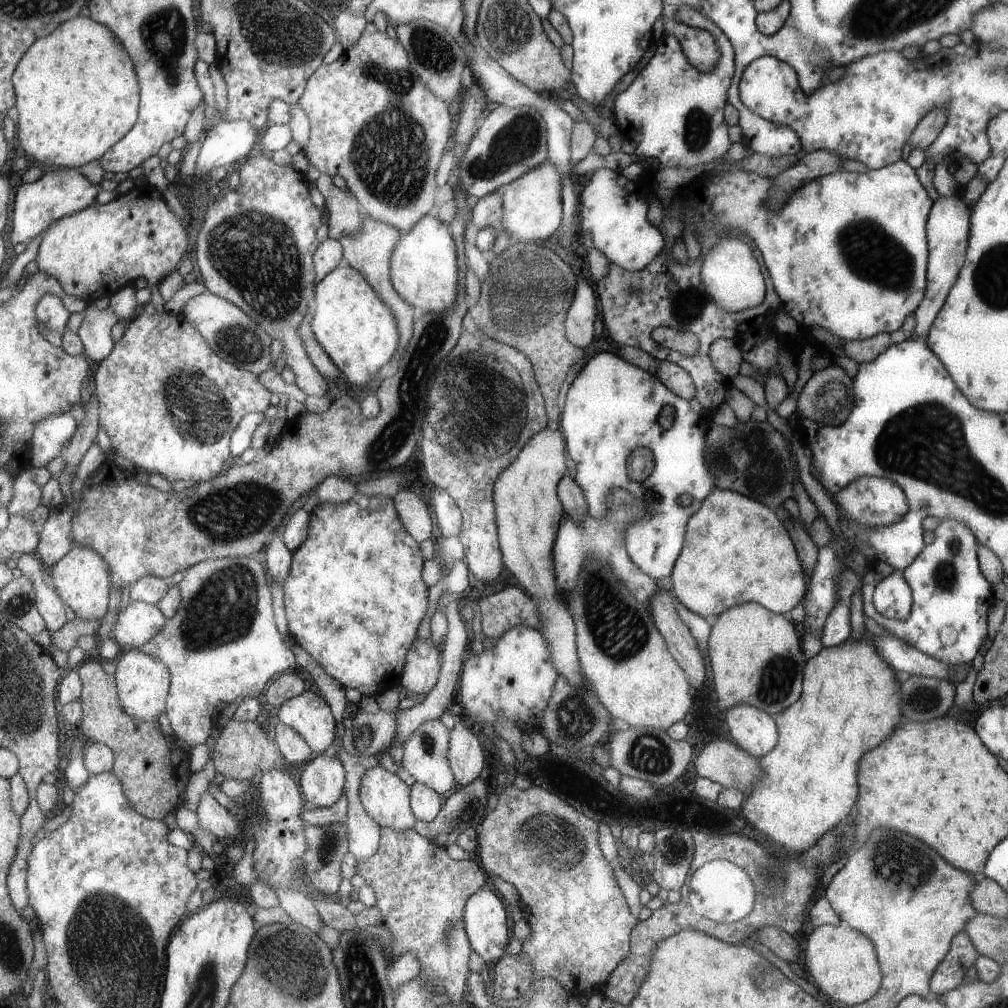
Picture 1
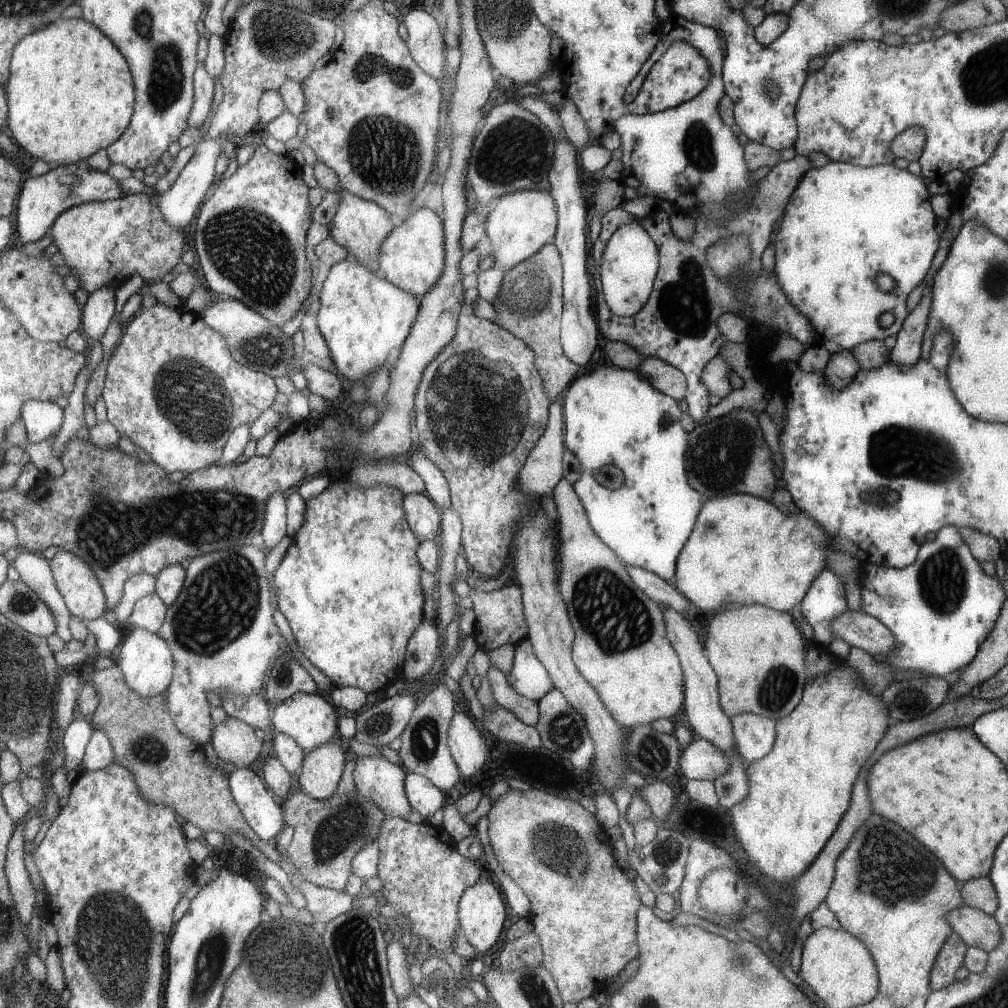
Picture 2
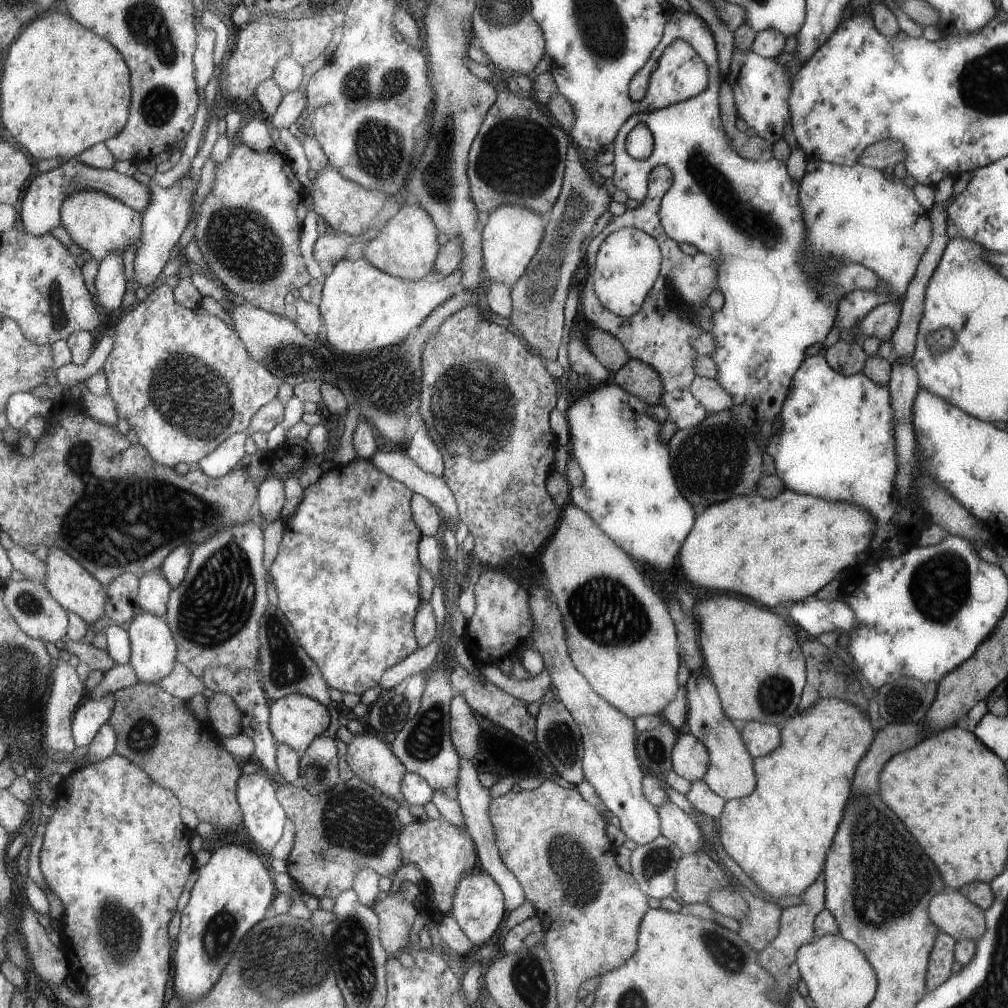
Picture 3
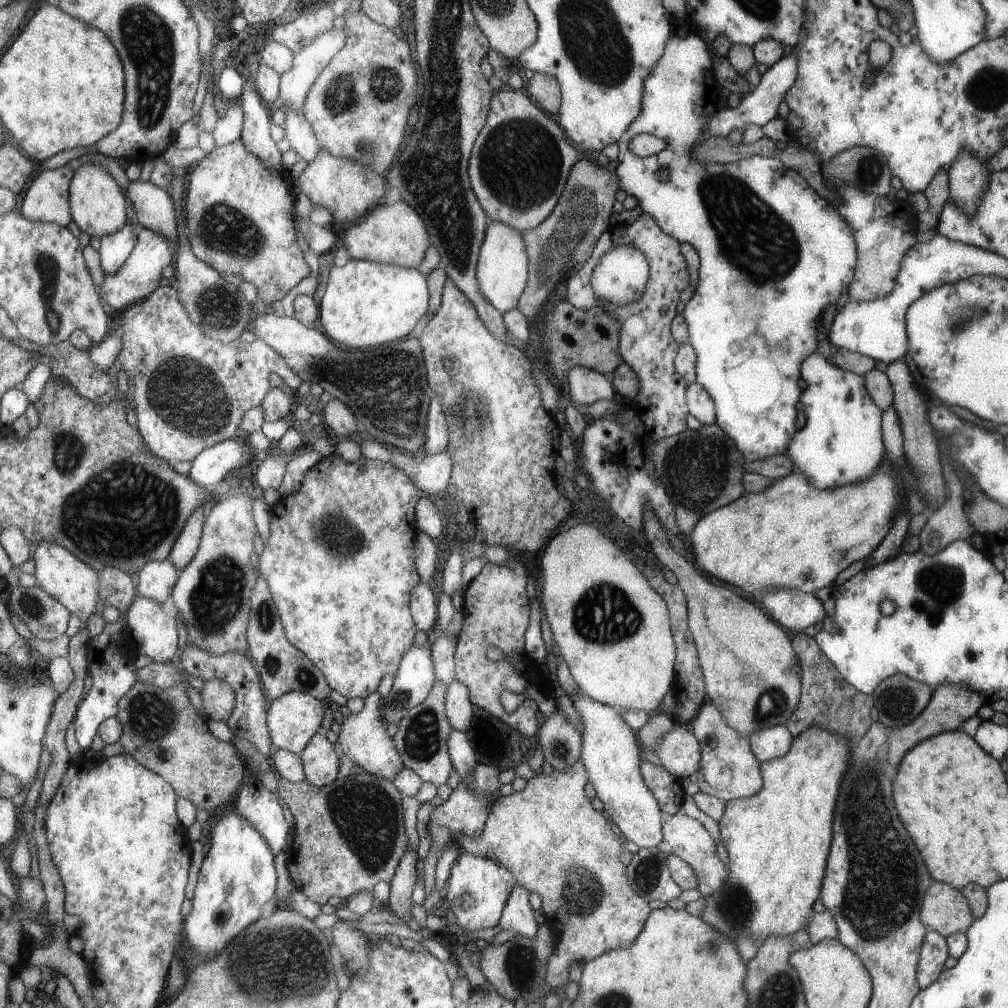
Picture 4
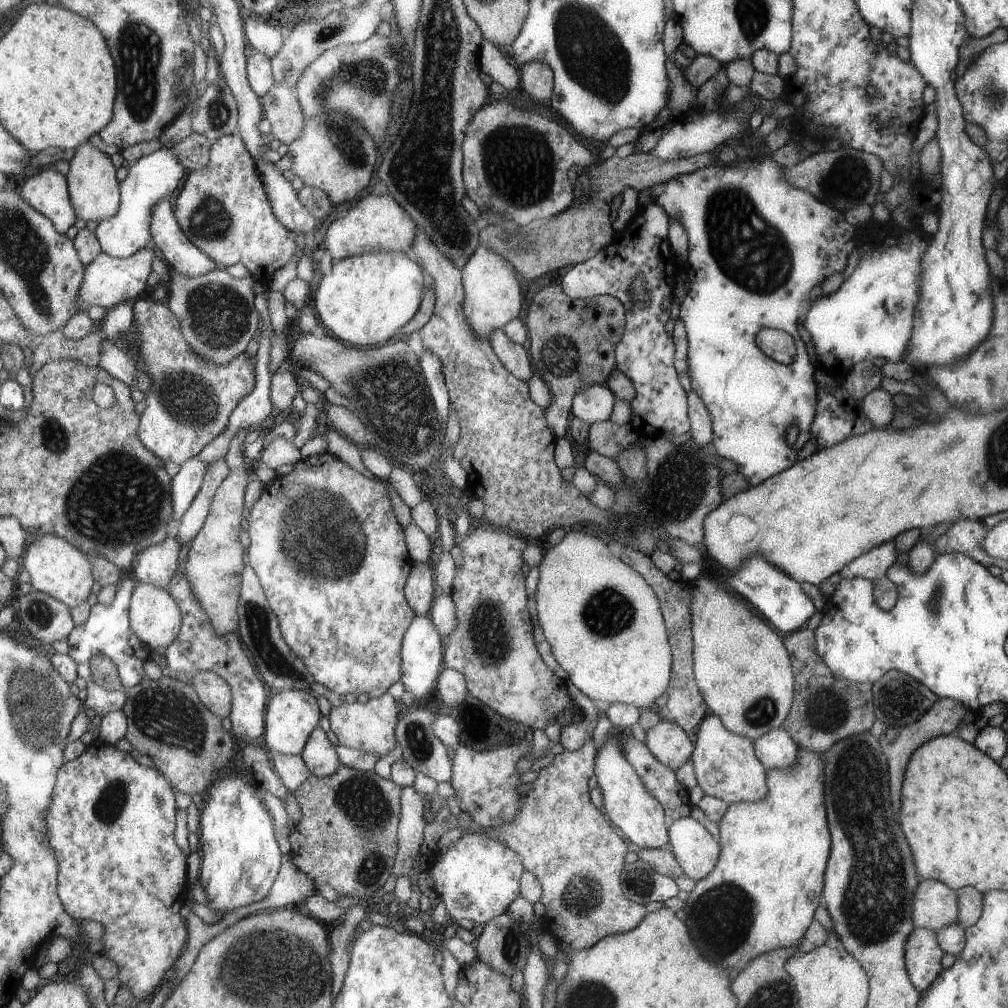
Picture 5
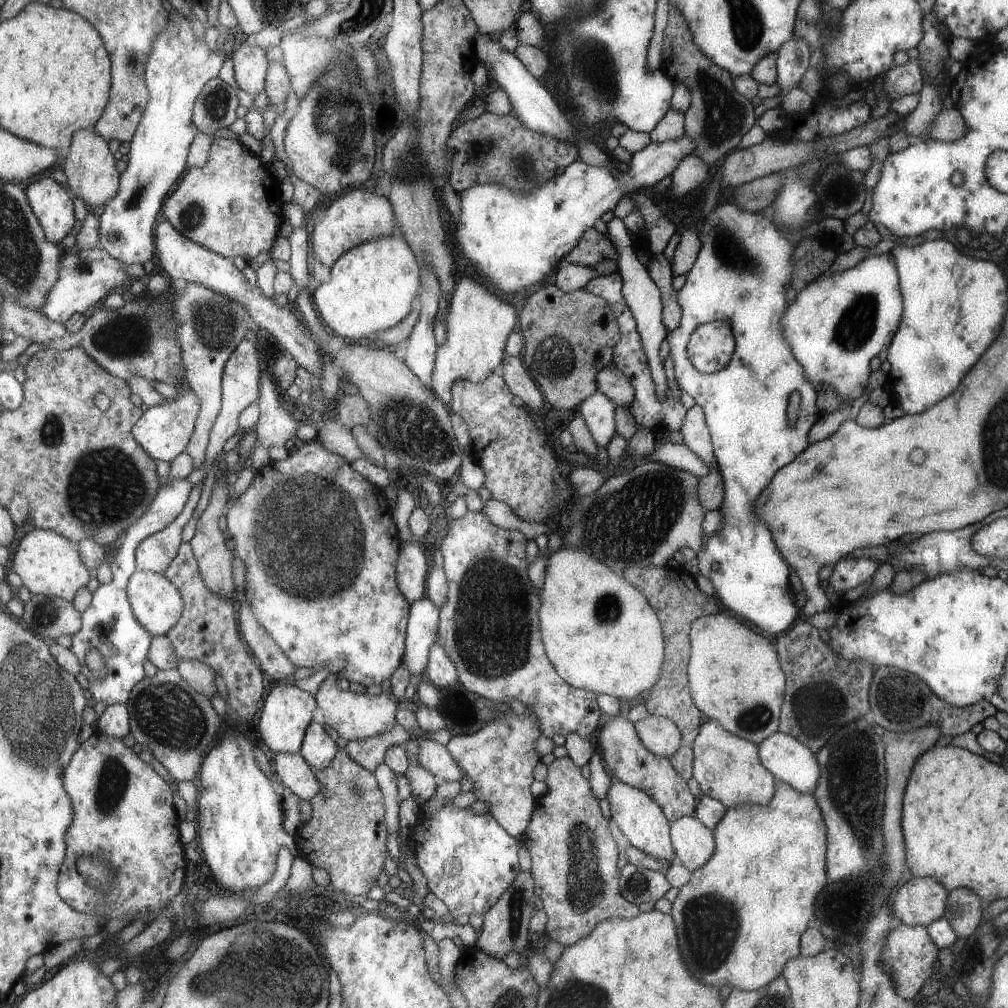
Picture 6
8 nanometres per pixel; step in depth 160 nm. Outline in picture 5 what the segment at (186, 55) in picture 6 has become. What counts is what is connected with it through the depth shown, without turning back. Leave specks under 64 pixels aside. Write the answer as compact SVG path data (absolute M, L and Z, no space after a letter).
M162 146L154 153L141 157L132 167L122 186L122 205L119 212L96 228L96 235L102 244L102 250L112 257L127 258L138 253L143 247L153 244L152 218L154 206L162 198L173 194L185 178L183 164L171 154L171 147Z

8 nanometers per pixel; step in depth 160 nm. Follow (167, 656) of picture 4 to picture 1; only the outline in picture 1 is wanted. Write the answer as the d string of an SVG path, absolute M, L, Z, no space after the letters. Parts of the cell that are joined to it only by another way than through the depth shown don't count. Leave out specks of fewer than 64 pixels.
M127 647L122 650L122 654L117 660L116 674L119 697L123 710L127 714L145 720L158 718L161 712L167 712L167 700L170 694L171 670L165 662L153 658L151 654L145 654L140 647Z

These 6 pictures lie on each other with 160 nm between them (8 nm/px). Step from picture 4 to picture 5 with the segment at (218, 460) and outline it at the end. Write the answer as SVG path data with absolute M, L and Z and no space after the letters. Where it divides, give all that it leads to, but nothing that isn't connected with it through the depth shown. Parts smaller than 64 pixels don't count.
M191 459L182 464L180 471L174 476L172 480L174 520L169 526L169 534L177 536L181 526L181 519L199 494L209 467L210 464L205 461Z

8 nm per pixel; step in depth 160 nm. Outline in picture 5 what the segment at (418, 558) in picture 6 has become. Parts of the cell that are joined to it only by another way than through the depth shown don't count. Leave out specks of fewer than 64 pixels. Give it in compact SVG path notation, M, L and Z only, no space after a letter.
M415 562L411 571L411 582L407 582L407 598L415 606L415 615L429 614L433 600L433 576L427 564Z

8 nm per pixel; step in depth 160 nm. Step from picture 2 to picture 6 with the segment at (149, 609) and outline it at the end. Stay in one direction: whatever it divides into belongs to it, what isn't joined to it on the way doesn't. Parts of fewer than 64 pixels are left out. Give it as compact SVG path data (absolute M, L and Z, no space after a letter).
M195 484L189 496L189 502L183 512L162 531L152 534L139 545L136 561L139 571L151 571L164 575L171 563L177 558L180 546L183 544L183 528L195 514L199 504L201 484Z

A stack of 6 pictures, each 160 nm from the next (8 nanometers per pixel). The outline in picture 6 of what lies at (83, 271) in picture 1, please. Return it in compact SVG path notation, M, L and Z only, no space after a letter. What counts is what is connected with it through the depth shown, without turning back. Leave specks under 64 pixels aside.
M81 129L74 134L72 145L65 152L63 167L66 170L69 190L74 198L84 200L88 206L106 206L106 204L118 196L120 189L120 176L117 170L117 160L113 152L109 150L109 142L95 129Z

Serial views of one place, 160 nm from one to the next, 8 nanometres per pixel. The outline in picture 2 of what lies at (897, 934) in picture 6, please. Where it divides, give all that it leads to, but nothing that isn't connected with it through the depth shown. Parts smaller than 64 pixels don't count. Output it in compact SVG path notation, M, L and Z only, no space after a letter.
M952 932L944 942L937 958L930 970L930 990L934 991L946 987L953 982L955 970L964 964L968 947L964 940Z

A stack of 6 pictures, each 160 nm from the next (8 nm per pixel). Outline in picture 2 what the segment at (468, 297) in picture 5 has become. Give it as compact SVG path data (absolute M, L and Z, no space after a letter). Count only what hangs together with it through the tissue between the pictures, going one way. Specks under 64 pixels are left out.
M544 190L507 193L499 197L493 210L486 212L485 234L491 242L491 256L503 270L531 256L555 234L555 208L551 197Z

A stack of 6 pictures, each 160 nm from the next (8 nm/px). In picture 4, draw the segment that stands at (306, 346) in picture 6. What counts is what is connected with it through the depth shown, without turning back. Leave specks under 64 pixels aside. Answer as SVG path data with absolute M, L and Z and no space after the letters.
M131 181L125 188L132 202L138 222L167 237L178 248L179 229L174 198L169 190L157 186L153 181Z

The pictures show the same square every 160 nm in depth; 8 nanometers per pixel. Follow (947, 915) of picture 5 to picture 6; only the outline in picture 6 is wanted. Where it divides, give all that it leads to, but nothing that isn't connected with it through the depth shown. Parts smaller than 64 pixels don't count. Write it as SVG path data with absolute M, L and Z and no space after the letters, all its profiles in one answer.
M911 877L897 890L893 914L909 926L926 927L937 921L947 908L948 891L931 877Z

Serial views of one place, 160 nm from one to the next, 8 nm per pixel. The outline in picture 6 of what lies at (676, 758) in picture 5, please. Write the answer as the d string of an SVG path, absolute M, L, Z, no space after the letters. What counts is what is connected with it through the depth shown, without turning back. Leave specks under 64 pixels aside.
M647 715L634 722L634 729L643 746L654 755L669 758L683 742L680 730L671 719L659 715Z

